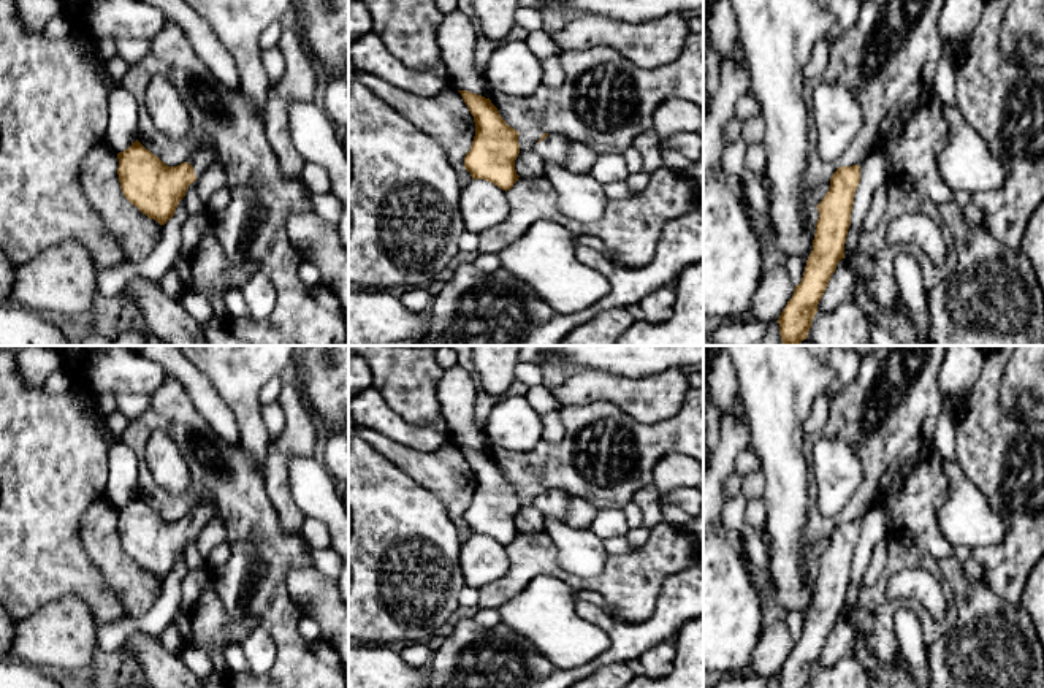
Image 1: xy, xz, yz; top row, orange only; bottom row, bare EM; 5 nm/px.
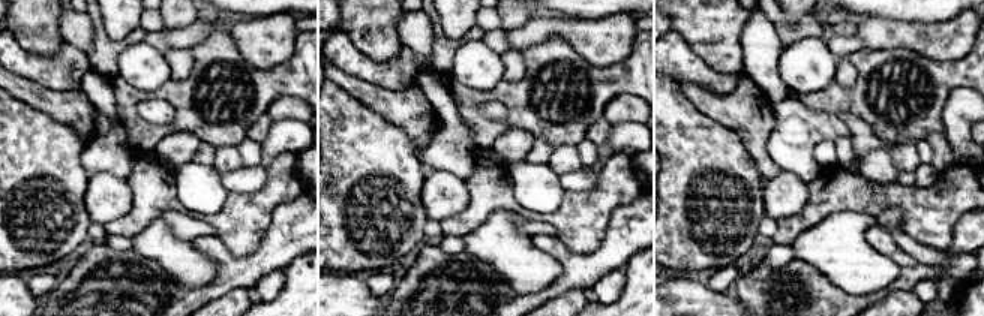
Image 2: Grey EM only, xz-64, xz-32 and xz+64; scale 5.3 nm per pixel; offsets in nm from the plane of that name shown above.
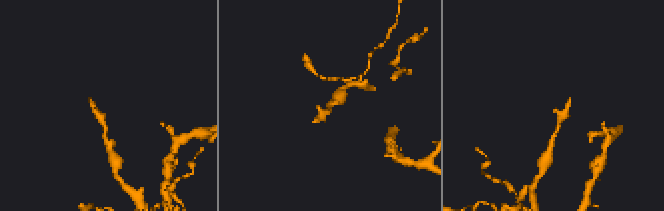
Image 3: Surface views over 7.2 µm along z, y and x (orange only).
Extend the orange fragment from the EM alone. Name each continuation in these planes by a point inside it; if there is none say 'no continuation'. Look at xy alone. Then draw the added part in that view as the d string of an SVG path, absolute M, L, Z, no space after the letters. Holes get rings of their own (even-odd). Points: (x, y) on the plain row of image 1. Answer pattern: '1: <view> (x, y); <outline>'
1: xy (200, 514); M209 503L193 504L187 512L187 518L190 518L195 525L196 536L201 534L204 525L214 517L215 510Z

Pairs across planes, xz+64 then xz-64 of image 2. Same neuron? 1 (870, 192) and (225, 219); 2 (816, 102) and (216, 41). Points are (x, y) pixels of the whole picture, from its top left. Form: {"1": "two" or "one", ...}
{"1": "one", "2": "one"}

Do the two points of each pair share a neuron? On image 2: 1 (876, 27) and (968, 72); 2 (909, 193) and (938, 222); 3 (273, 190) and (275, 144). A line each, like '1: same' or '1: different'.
1: different
2: same
3: different

